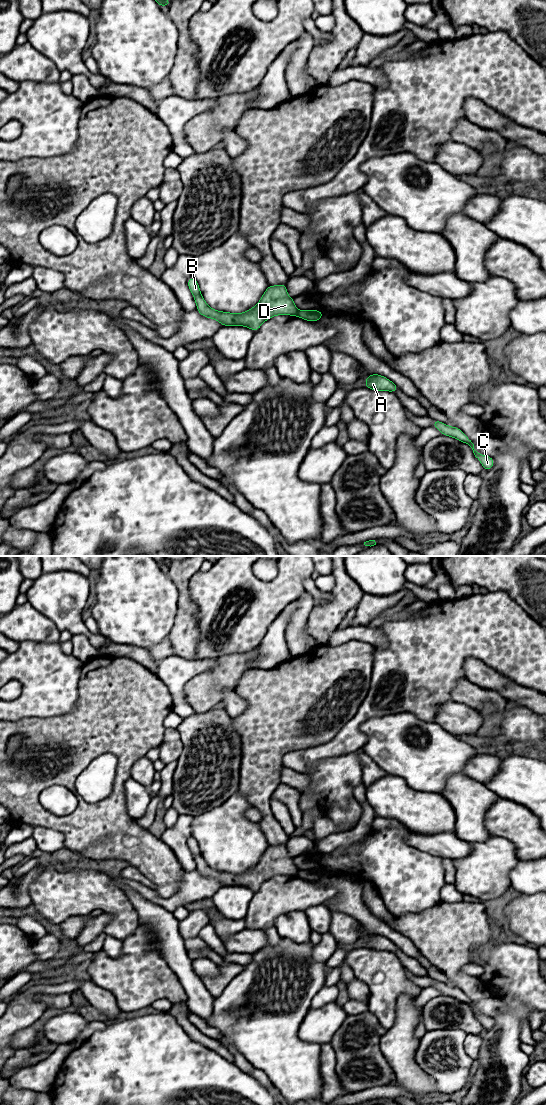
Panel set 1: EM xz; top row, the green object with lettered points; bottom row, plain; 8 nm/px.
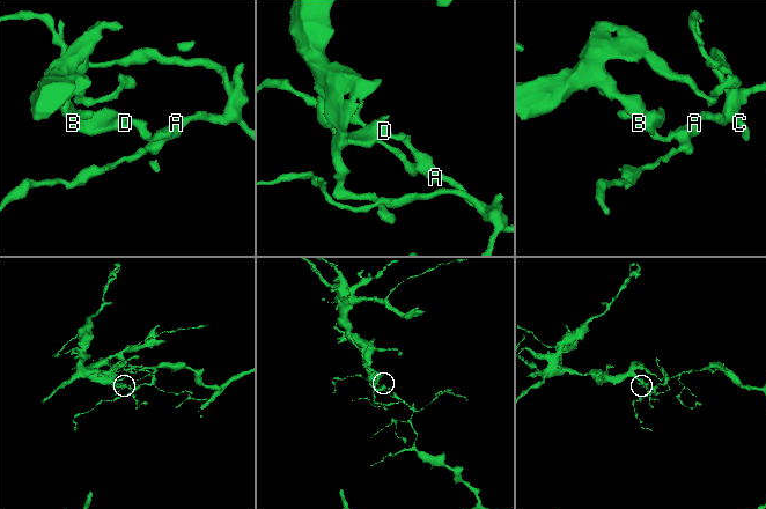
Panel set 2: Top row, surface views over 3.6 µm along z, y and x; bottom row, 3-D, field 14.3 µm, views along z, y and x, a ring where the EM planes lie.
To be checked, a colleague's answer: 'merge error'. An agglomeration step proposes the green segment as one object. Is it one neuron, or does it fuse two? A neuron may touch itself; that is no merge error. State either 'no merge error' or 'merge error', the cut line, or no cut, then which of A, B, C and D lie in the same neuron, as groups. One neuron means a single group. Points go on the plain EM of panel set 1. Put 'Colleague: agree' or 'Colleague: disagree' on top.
Colleague: agree
merge error; cut xz (299, 871), (296, 875); groups A C / B D

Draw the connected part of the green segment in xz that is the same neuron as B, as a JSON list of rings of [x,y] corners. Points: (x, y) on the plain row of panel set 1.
[[[191,837],[187,844],[193,854],[197,871],[204,877],[219,881],[222,886],[245,886],[256,892],[266,880],[273,876],[297,876],[299,872],[294,865],[294,858],[290,858],[287,854],[286,843],[275,846],[269,845],[259,863],[241,874],[212,869],[201,855],[197,840]]]

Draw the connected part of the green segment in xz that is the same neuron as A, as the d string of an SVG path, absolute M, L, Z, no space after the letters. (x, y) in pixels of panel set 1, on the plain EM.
M370 934L365 939L365 947L375 951L385 950L388 952L395 952L399 949L392 941L379 934Z

